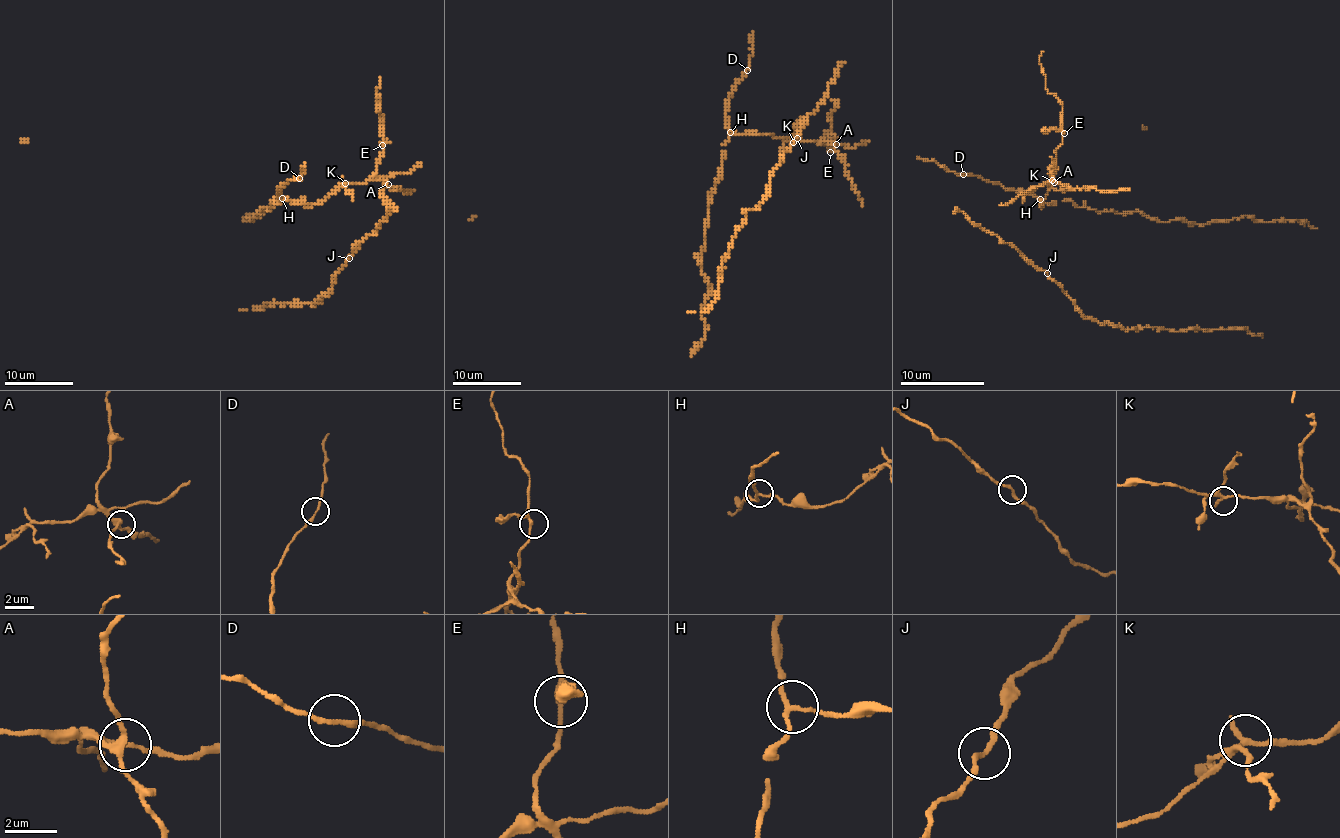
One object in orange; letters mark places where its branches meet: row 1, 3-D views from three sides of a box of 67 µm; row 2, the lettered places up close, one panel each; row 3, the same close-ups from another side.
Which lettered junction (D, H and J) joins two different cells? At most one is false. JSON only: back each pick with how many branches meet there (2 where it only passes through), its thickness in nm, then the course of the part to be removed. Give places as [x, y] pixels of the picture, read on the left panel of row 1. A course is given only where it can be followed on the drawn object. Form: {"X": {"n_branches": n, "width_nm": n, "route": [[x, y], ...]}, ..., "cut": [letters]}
{"H": {"n_branches": 3, "width_nm": 170, "route": [[282, 198], [307, 205], [323, 203], [345, 184], [364, 184], [376, 174], [382, 152], [379, 78]]}, "cut": ["H"]}

